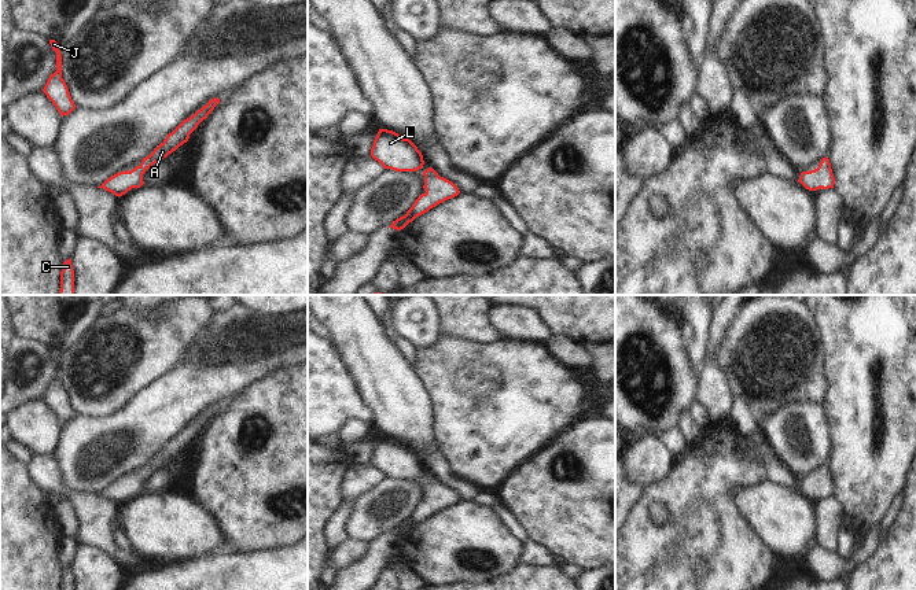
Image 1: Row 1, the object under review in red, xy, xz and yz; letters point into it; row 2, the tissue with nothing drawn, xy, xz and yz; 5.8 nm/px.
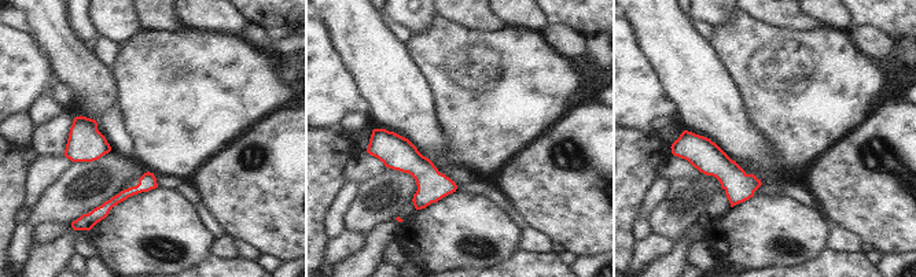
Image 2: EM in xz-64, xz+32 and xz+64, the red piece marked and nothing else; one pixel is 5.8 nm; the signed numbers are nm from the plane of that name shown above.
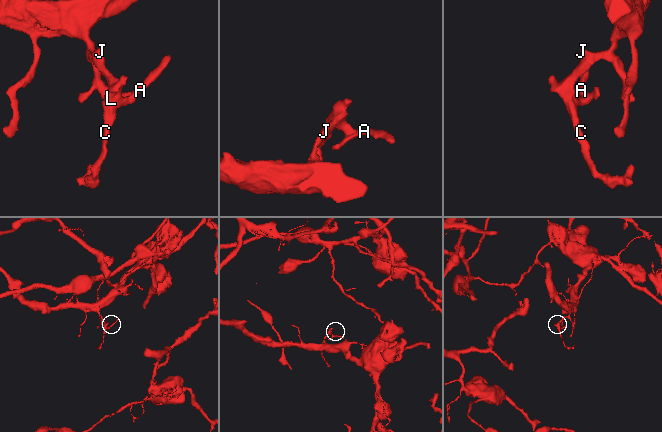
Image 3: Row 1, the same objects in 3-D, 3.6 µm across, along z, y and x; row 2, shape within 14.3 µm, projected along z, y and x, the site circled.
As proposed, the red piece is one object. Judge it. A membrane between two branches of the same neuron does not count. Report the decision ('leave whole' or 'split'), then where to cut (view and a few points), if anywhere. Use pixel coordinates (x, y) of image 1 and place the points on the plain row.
leave whole; cut none

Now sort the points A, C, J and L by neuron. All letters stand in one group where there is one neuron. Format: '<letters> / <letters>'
A C J L

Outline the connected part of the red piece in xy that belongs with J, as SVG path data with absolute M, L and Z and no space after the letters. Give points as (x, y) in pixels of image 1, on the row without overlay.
M49 347L49 351L56 359L56 379L49 383L43 399L63 424L69 423L76 416L76 412L71 408L65 387L62 386L62 362L59 358L59 351L55 347Z

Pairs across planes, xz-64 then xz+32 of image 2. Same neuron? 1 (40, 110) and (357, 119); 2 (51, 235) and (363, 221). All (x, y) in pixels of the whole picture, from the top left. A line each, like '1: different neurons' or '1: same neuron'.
1: same neuron
2: different neurons

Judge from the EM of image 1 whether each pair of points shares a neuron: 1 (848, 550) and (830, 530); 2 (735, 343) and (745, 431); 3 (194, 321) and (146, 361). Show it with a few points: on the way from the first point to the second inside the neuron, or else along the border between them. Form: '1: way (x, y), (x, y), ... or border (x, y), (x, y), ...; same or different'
1: border (841, 523), (838, 527), (837, 550); different
2: border (735, 394), (745, 399), (757, 419); different
3: way (181, 325), (158, 349); same

